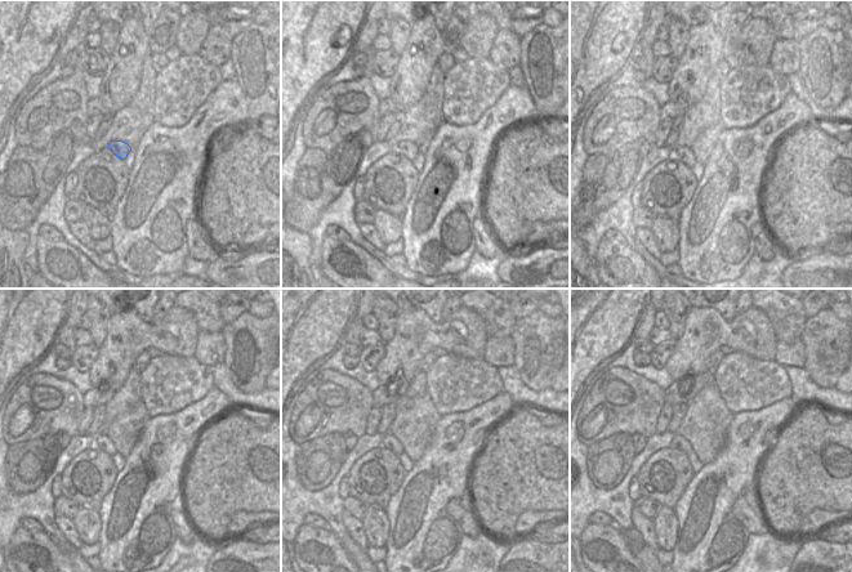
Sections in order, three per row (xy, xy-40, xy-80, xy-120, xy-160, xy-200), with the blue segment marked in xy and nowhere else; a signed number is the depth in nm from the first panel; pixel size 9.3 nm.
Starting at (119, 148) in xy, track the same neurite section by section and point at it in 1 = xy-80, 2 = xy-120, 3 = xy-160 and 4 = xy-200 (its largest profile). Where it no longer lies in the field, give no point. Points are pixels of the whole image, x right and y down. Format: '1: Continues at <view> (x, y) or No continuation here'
1: Continues at xy-80 (681, 152)
2: Continues at xy-120 (102, 441)
3: Continues at xy-160 (389, 442)
4: Continues at xy-200 (678, 442).

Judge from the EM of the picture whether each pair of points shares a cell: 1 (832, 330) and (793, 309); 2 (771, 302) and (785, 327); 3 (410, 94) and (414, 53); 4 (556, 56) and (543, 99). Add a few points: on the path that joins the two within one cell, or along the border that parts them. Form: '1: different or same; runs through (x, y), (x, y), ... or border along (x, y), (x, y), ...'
1: different; border along (807, 318), (799, 338)
2: same; runs through (777, 308), (785, 316), (785, 321)
3: same; runs through (410, 84), (414, 63)
4: same; runs through (553, 66), (549, 89)

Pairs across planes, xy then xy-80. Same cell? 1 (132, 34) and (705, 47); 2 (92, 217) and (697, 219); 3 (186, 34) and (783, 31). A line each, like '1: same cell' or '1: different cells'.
1: same cell
2: different cells
3: different cells

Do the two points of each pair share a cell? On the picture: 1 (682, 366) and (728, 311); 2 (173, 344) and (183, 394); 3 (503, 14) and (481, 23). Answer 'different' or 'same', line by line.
1: different
2: different
3: different

